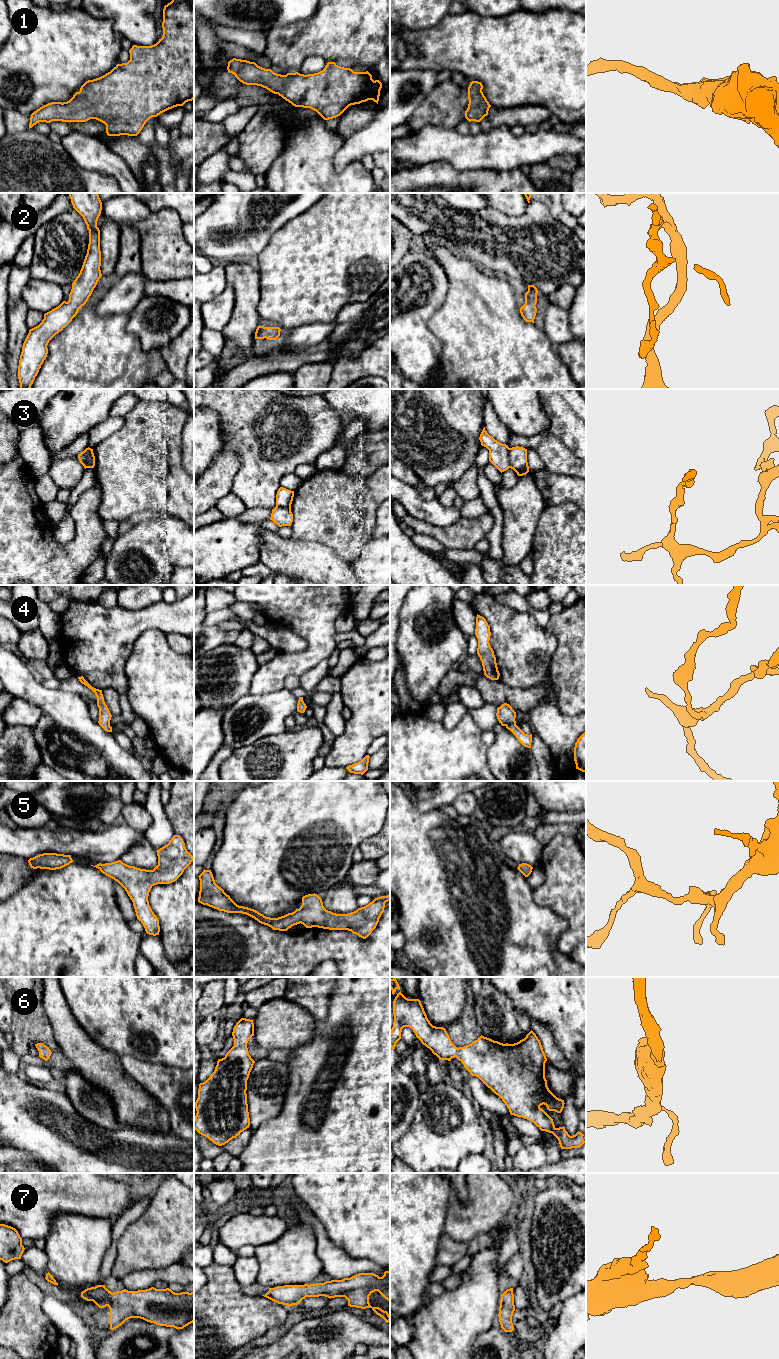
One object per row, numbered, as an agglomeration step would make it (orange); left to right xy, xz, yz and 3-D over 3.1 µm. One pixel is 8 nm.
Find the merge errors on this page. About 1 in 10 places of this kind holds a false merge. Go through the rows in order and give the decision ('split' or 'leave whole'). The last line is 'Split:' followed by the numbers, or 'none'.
1: leave whole
2: leave whole
3: split
4: leave whole
5: leave whole
6: leave whole
7: leave whole
Split: 3

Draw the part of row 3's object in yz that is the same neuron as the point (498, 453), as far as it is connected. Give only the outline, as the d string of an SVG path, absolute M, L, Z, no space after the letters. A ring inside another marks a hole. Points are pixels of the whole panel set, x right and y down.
M485 427L483 428L479 440L481 445L489 450L489 461L502 473L510 468L509 447L502 444L490 436Z

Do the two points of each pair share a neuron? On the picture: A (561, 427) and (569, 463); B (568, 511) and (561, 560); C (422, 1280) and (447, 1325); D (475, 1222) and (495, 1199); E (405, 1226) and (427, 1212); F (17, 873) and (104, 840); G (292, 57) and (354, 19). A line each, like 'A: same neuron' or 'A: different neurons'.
A: different neurons
B: same neuron
C: different neurons
D: same neuron
E: same neuron
F: different neurons
G: same neuron

